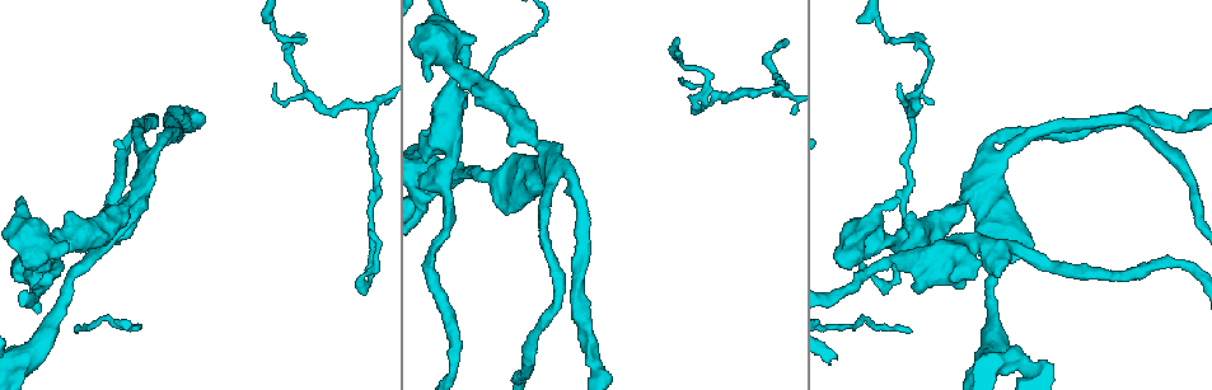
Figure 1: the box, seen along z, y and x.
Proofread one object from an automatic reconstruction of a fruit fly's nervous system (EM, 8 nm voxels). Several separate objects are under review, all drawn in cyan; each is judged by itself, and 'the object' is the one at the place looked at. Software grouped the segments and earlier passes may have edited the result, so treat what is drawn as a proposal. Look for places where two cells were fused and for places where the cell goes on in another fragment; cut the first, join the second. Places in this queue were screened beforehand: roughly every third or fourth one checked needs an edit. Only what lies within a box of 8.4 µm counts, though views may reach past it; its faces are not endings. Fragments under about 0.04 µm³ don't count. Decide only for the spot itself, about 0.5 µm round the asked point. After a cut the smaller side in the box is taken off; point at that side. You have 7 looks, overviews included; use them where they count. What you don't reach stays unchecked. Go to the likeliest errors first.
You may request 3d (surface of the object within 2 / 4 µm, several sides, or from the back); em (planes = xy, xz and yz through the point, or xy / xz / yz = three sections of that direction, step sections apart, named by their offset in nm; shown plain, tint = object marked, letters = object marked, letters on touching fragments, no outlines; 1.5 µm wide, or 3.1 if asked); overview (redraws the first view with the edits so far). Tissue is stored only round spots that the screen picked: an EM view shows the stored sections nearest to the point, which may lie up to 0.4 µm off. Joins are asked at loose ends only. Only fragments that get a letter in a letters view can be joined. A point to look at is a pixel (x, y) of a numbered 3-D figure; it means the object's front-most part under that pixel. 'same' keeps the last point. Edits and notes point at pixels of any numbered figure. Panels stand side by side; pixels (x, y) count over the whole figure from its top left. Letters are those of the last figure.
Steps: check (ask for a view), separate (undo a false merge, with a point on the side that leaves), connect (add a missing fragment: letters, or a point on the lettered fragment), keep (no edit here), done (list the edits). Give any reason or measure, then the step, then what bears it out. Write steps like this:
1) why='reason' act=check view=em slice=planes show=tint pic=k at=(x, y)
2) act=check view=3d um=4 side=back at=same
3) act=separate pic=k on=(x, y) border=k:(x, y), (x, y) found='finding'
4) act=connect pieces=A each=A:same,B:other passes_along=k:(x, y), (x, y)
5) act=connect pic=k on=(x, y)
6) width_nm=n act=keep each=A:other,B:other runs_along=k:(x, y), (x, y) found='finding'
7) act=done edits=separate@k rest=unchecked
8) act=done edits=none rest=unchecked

why='looks like a crossing' act=check view=3d um=4 pic=1 at=(545, 160)

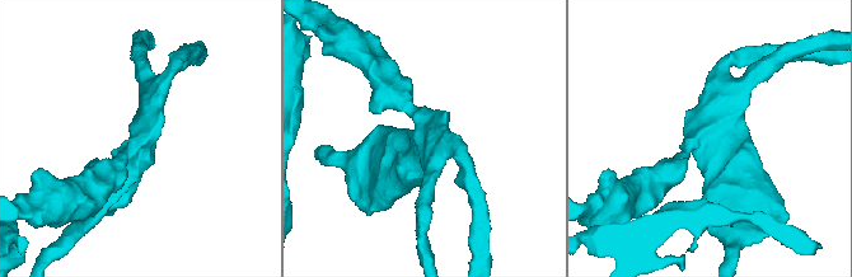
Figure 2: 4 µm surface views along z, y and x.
arms=4 act=check view=em slice=planes show=letters pic=2 at=(425, 131)

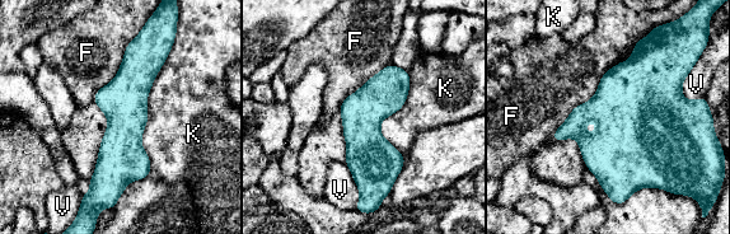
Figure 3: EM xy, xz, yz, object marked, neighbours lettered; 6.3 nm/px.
width_nm=260 act=keep each=F:other,K:other,V:other runs_along=3:(139, 40), (113, 190) found='continuous, no second cell'

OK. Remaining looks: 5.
why='abrupt turn' act=check view=em slice=planes show=plain pic=1 at=(371, 111)

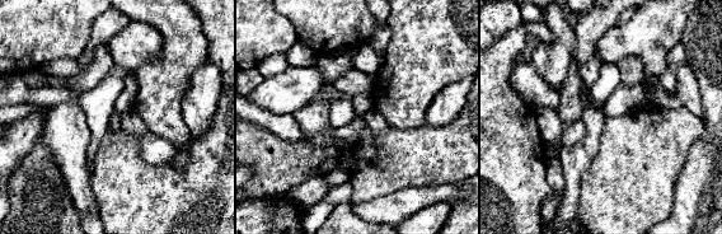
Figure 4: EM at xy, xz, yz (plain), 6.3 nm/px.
why='see the neighbours' act=check view=em slice=planes show=letters at=same

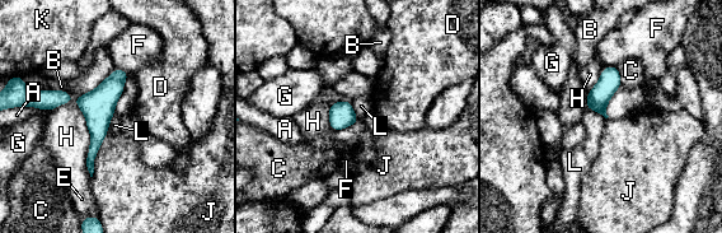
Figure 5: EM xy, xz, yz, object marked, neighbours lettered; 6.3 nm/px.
act=keep each=A:other,B:other,C:other,D:other,E:other,F:other,G:other,H:other,J:other,K:other,L:other runs_along=5:(123, 74), (97, 101), (20, 102) found='all the same cell'

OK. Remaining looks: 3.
why='closes a loop' act=check view=em slice=planes show=letters pic=1 at=(151, 120)

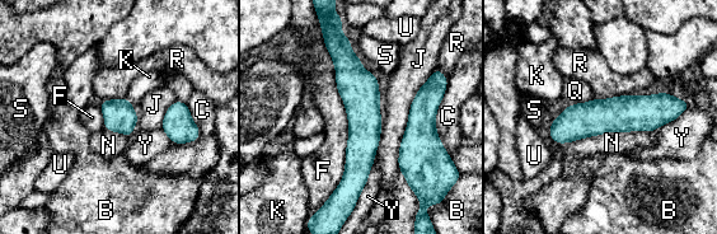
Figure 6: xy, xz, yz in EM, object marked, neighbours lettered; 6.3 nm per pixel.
width_nm=200 act=keep each=B:other,C:other,F:other,J:other,K:other,N:other,Q:other,R:other,S:other,U:other,Y:other border=6:(322, 36), (347, 117), (329, 197) found='continuous, no second cell'

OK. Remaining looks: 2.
act=done edits=none rest=unchecked

